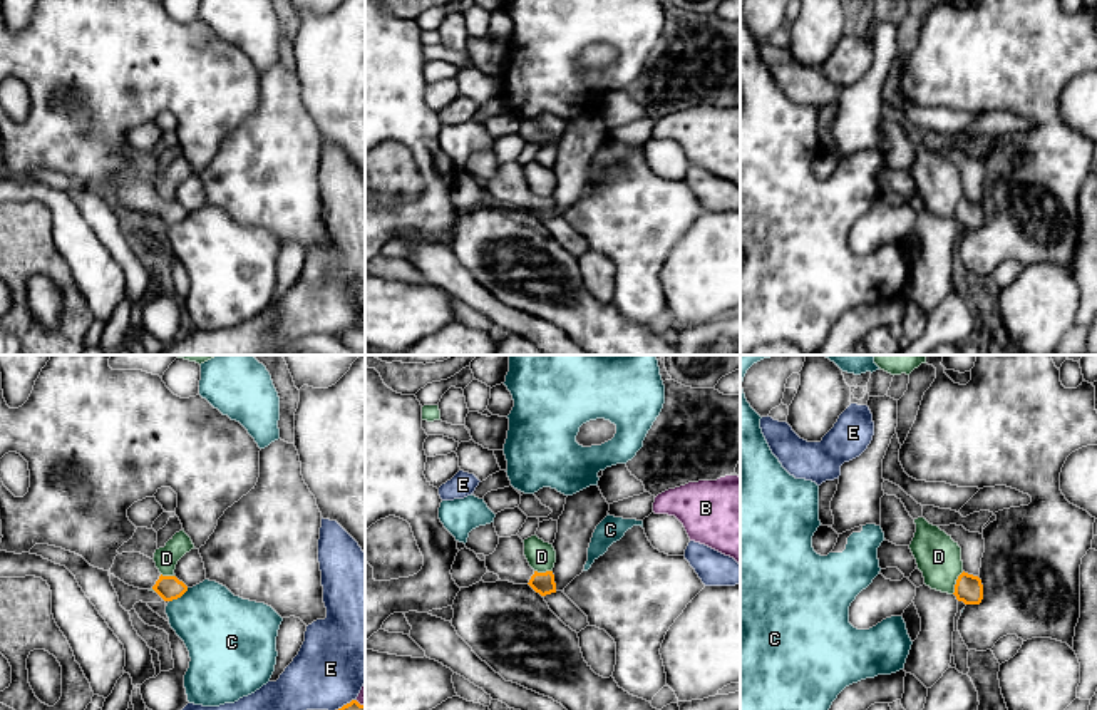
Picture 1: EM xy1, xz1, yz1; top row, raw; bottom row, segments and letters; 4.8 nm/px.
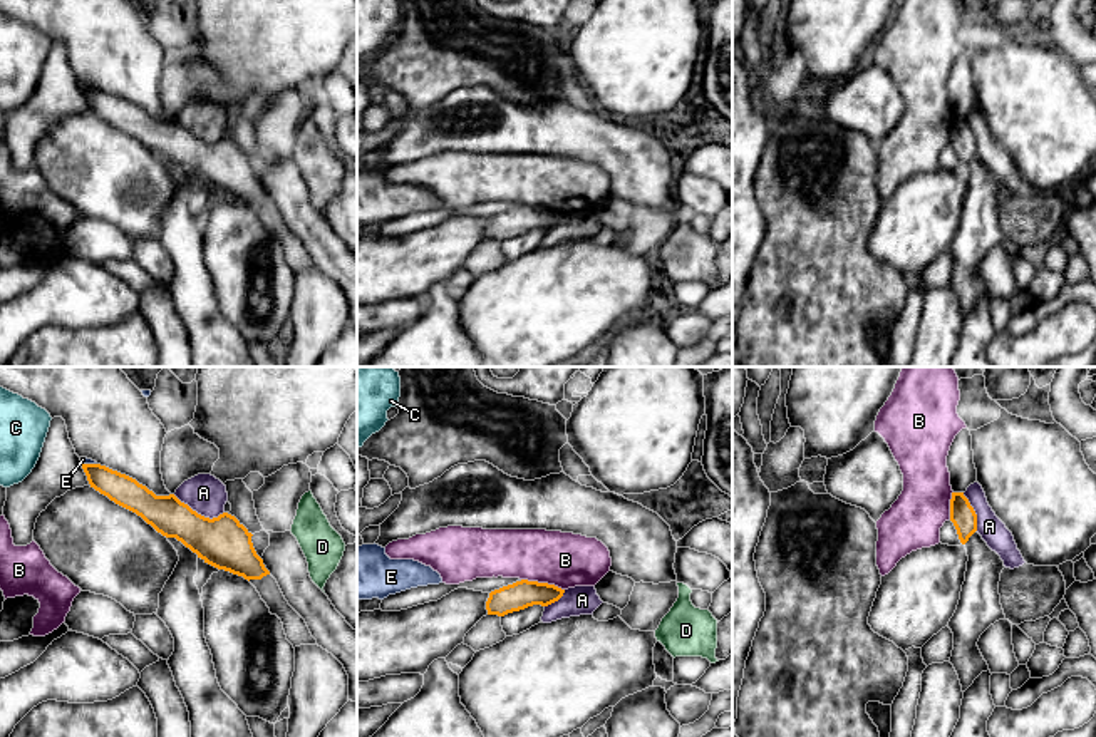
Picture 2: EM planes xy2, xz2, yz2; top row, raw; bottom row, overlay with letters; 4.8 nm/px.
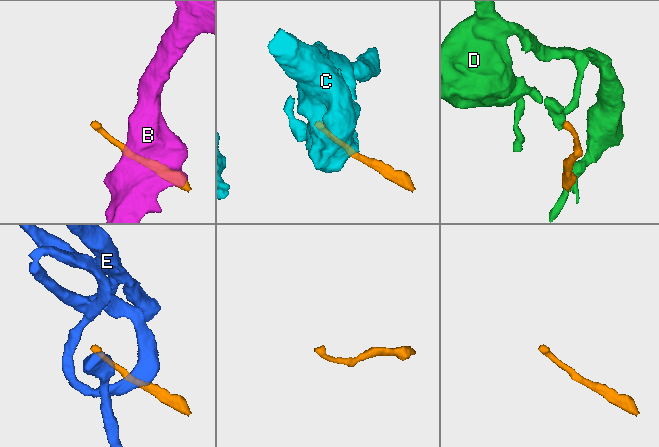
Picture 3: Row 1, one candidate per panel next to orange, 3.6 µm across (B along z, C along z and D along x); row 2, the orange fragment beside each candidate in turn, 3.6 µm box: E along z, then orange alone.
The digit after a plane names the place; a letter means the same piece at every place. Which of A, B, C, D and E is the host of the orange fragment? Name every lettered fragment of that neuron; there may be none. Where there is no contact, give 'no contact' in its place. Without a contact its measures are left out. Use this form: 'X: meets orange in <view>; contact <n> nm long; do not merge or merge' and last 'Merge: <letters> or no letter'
A: meets orange in xy2; contact 260 nm long; do not merge
B: meets orange in xz2; contact 220 nm long; do not merge
C: meets orange in xy1; contact 120 nm long; do not merge
D: meets orange in yz1; contact 130 nm long; do not merge
E: meets orange in xy1; contact 130 nm long; do not merge
Merge: no letter

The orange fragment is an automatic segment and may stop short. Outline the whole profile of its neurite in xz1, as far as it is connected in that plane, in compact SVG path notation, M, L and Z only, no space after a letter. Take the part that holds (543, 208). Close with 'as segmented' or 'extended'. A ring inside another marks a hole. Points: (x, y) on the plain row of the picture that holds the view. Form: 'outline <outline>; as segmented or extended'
outline M519 161L499 162L496 176L486 181L486 193L497 199L501 206L529 209L541 221L556 218L553 196L538 198L529 191Z; extended

